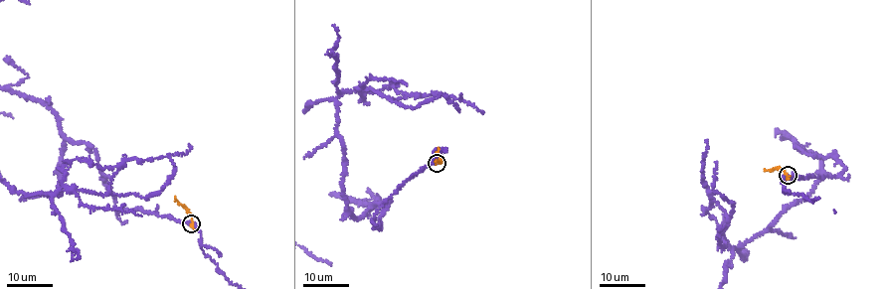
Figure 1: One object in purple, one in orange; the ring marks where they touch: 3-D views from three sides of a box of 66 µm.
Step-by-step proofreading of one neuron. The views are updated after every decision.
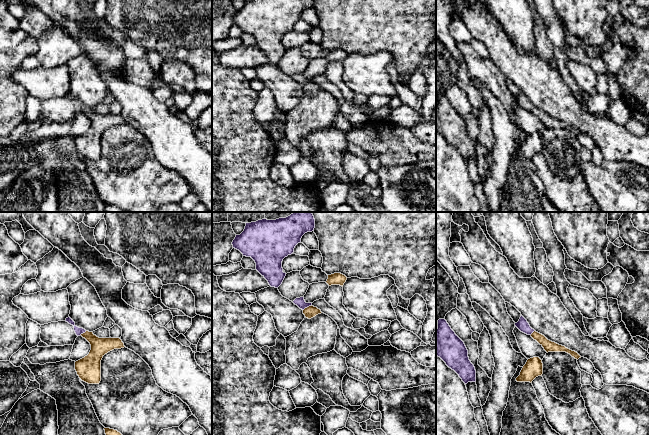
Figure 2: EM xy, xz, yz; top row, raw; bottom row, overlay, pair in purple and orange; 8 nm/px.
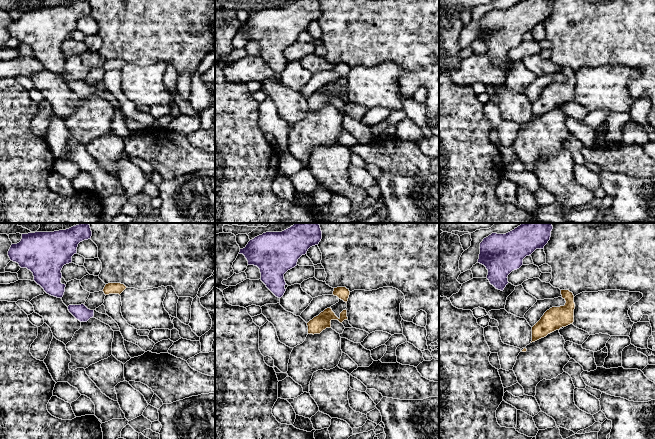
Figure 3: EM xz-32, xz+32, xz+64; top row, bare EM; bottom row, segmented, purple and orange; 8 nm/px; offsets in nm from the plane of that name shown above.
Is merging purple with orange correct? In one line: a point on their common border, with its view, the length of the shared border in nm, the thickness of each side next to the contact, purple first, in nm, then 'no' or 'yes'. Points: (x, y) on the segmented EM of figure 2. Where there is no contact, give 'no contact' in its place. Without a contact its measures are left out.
meets purple in xz at (307, 306); contact 90 nm long; 80 nm thick on the purple side, 90 nm on the other; yes

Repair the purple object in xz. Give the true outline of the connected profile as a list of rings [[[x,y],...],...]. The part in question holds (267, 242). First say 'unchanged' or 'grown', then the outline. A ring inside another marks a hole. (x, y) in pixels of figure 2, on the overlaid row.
unchanged; [[[295,212],[286,218],[262,219],[246,223],[244,231],[240,235],[236,235],[232,245],[243,256],[251,257],[256,263],[256,270],[268,281],[269,285],[278,288],[286,276],[282,268],[283,259],[293,254],[294,248],[301,242],[302,236],[314,231],[314,228],[315,219],[312,212]]]

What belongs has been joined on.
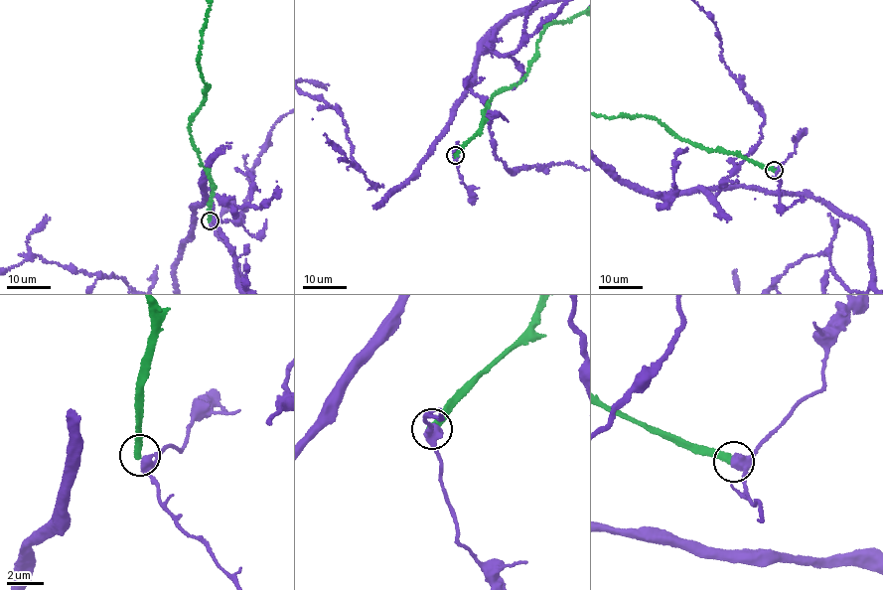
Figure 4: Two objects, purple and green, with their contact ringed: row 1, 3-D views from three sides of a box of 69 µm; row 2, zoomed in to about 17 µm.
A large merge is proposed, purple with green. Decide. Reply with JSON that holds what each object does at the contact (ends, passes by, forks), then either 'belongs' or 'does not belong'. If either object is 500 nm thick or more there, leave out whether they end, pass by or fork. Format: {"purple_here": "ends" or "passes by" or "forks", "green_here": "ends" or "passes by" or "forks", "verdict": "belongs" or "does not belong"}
{"purple_here": "passes by", "green_here": "ends", "verdict": "does not belong"}

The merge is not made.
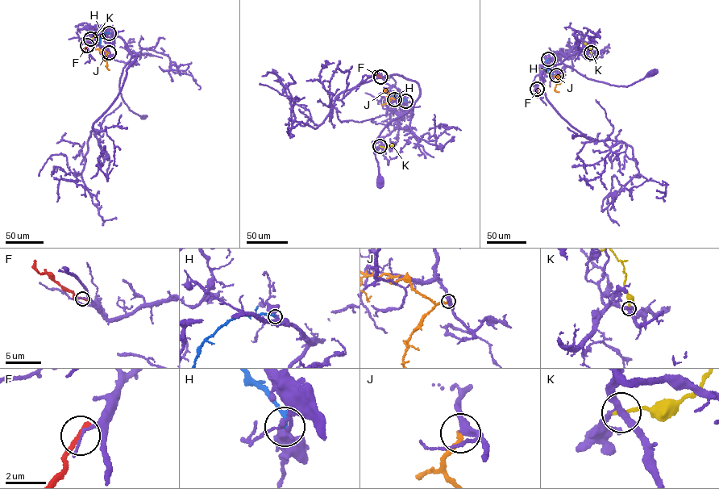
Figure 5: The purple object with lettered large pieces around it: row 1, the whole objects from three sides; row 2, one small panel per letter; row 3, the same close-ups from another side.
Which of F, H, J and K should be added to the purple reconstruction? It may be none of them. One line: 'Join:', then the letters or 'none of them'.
Join: none of them

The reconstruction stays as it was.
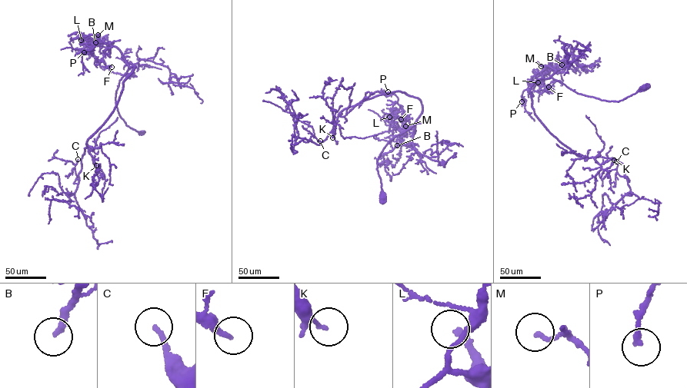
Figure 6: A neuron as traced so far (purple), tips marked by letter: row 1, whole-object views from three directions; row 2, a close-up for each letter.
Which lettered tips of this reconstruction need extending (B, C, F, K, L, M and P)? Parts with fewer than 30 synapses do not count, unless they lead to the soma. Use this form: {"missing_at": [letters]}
{"missing_at": ["B", "C"]}

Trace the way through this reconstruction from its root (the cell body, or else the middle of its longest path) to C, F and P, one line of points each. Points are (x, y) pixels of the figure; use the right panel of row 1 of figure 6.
C: (645, 87), (617, 101), (551, 77), (531, 87), (535, 114), (563, 144), (615, 159), (623, 177), (616, 161)
F: (645, 87), (618, 101), (601, 100), (555, 80), (555, 70), (548, 66), (541, 74), (546, 91), (548, 87)
P: (645, 87), (618, 101), (601, 100), (555, 80), (555, 70), (548, 66), (532, 76), (521, 101)

